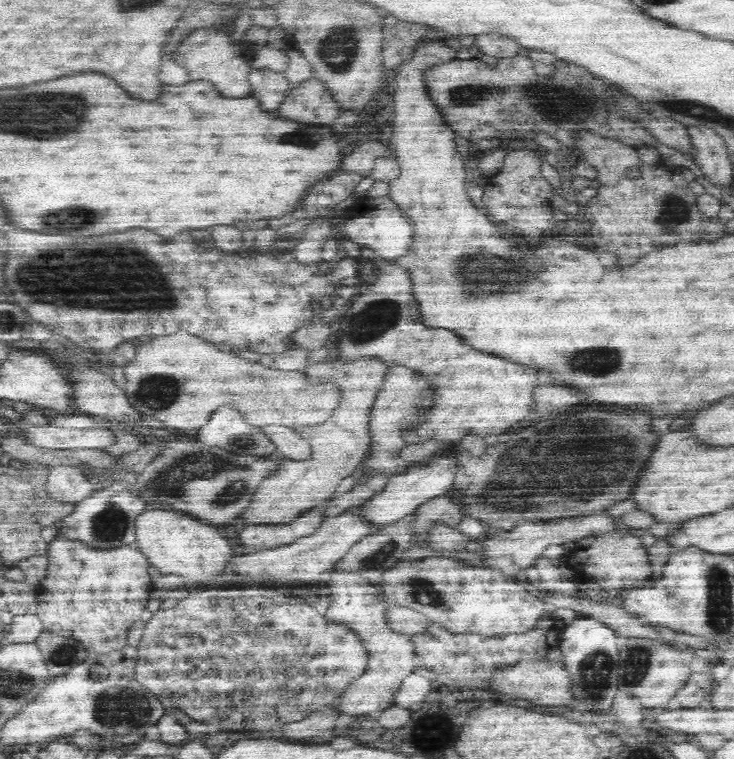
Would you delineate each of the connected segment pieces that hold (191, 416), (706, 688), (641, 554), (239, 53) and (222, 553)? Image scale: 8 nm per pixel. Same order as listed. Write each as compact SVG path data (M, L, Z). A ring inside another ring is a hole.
M180 330L170 336L156 336L144 340L144 344L136 348L134 360L124 365L123 373L126 382L122 392L134 411L138 411L140 416L158 420L158 424L166 428L184 430L188 434L192 434L192 428L204 426L212 410L216 410L216 406L220 404L232 406L242 414L244 422L252 424L253 427L260 424L282 424L300 430L300 426L320 424L322 420L326 420L340 396L338 390L332 386L306 386L306 378L298 372L288 374L282 370L266 370L260 364L252 364L238 356L224 354L216 350L214 344L203 342L200 338Z
M692 672L684 684L684 688L678 688L676 696L668 702L668 710L674 708L694 708L698 704L706 704L710 692L716 681L710 674L696 674ZM706 700L706 702L704 702Z
M623 529L601 533L588 547L577 546L567 553L564 552L562 557L564 557L562 562L566 562L566 566L570 566L577 574L582 574L584 580L598 584L606 598L612 598L612 602L619 603L618 593L622 588L641 585L643 579L647 581L649 579L650 567L646 548L638 537L626 533Z
M195 29L178 45L174 62L188 72L192 80L208 80L214 84L218 92L222 92L226 98L250 97L253 94L248 82L248 72L252 69L248 54L254 48L241 41L231 44L222 31L217 29Z
M149 507L134 518L134 546L146 557L148 564L156 566L162 574L176 574L188 582L210 580L210 576L226 566L232 546L222 536L211 525L166 509Z

